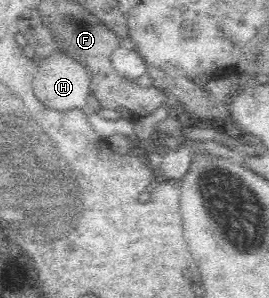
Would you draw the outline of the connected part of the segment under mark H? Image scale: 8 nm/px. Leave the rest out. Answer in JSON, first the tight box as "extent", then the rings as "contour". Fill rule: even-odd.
{"extent":[35,50,90,109],"contour":[[[55,50],[47,58],[37,60],[39,71],[35,77],[35,95],[53,109],[82,109],[90,91],[90,77],[86,69],[63,51]]]}

